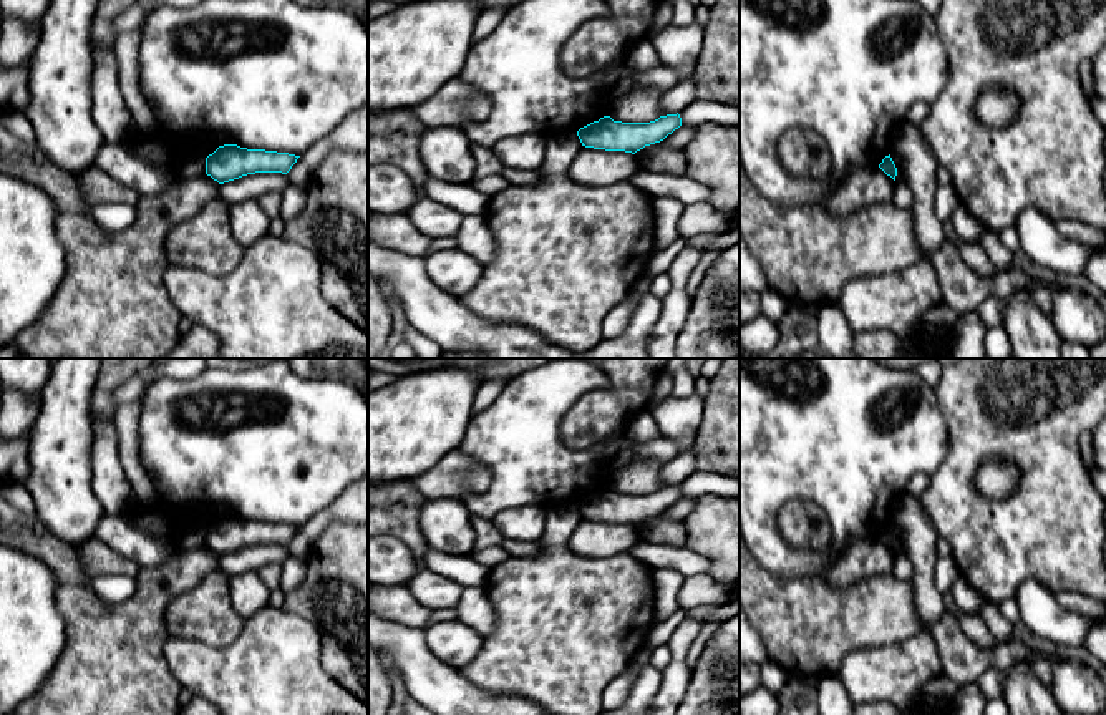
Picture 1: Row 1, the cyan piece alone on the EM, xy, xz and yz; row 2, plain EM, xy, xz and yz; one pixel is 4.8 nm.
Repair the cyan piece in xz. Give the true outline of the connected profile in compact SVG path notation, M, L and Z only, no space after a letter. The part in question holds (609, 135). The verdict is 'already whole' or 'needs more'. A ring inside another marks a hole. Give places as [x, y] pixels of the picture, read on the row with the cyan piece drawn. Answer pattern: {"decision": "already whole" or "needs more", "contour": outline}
{"decision": "already whole", "contour": "M680 114L660 116L650 123L622 123L604 116L577 131L585 148L635 154L645 146L663 141L682 126Z"}

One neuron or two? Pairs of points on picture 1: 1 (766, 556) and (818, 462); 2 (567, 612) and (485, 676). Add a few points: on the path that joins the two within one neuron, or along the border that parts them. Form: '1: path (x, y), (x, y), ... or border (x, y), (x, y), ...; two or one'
1: path (766, 531), (766, 508), (793, 481); one
2: path (548, 632), (523, 657), (504, 666); one

